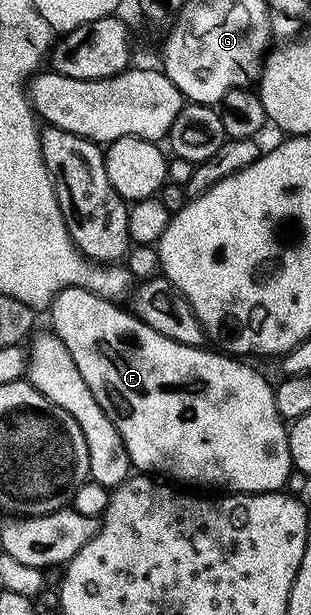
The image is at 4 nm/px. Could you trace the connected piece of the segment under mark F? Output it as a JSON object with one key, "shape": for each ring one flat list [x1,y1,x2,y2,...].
{"shape":[[77,285,64,289,58,297,53,298,51,310,53,309,52,332,57,334,59,339,71,351,71,359,75,359,75,367,79,375,83,375,83,383,95,395,95,403,103,407,105,414,115,425,115,431,123,439,123,447,127,451,132,468,137,471,148,471,153,475,164,475,166,478,177,481,190,481,193,485,214,485,214,490,228,491,230,494,235,493,276,493,284,490,289,481,289,473,294,472,291,451,289,450,289,430,287,428,286,418,282,417,279,407,277,406,277,394,274,386,269,386,269,381,257,369,252,369,252,364,246,363,241,359,234,359,221,351,214,351,209,347,200,345,184,345,167,335,159,335,147,323,143,323,132,312,124,313,120,304,113,304,104,301,89,289,81,289]]}

